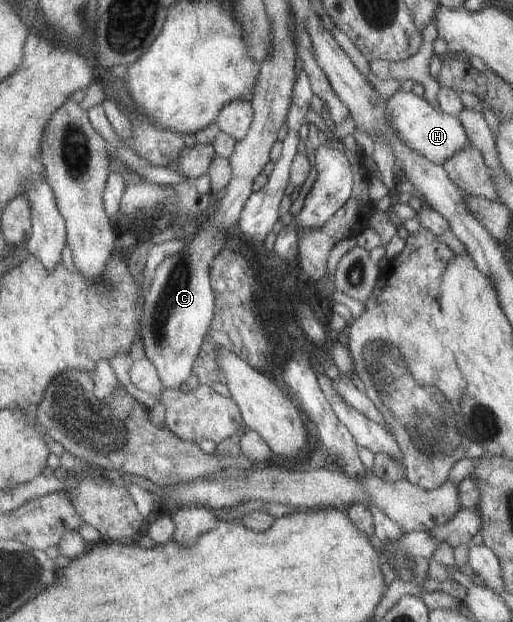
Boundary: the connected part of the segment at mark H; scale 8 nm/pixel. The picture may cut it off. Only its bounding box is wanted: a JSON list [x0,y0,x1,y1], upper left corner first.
[383,90,470,165]

